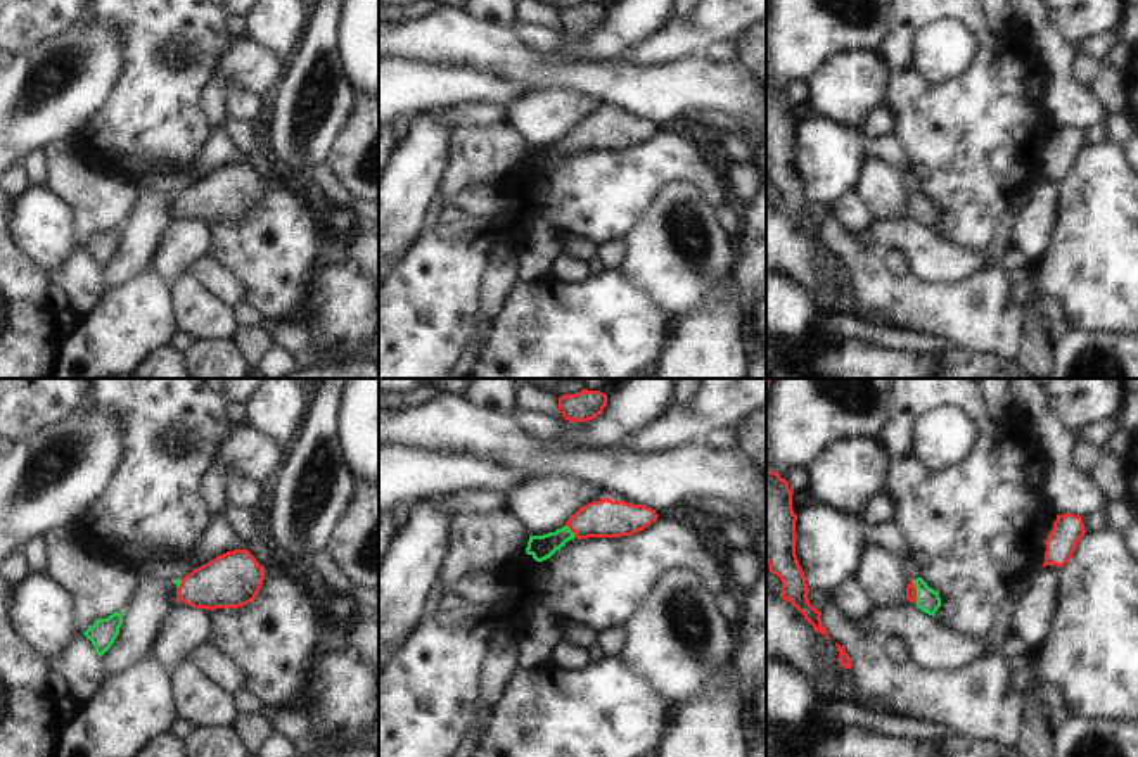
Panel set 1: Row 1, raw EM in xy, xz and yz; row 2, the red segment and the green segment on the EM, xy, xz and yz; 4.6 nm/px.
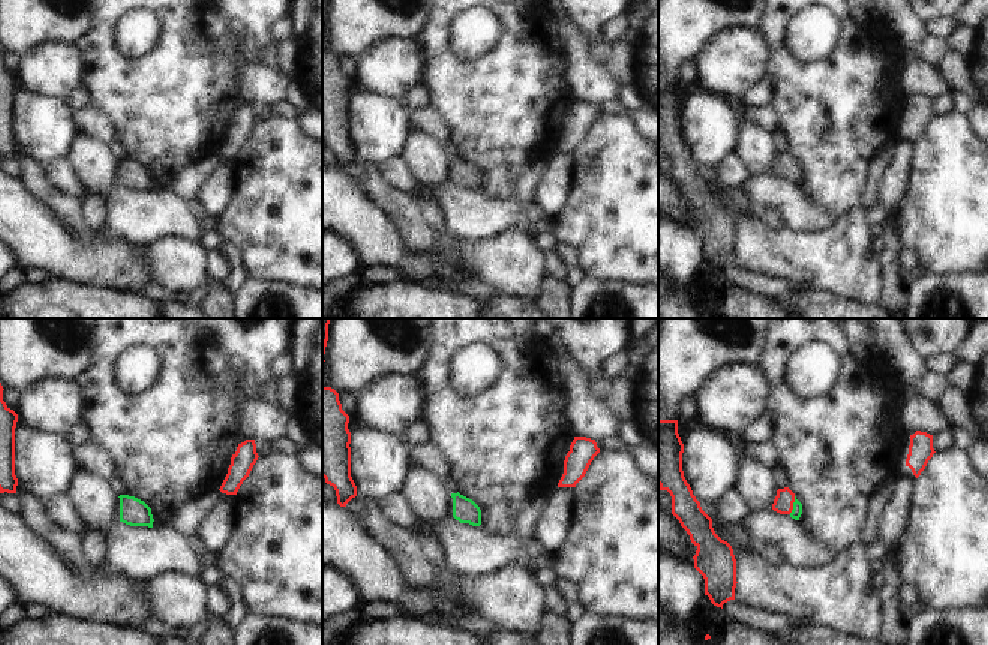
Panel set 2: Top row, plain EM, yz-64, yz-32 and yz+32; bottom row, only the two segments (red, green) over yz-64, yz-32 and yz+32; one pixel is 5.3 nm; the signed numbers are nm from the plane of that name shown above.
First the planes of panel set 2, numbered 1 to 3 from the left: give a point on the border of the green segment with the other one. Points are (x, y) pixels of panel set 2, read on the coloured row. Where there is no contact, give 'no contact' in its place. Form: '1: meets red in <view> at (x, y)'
1: no contact
2: no contact
3: meets red in yz+32 at (792, 506)

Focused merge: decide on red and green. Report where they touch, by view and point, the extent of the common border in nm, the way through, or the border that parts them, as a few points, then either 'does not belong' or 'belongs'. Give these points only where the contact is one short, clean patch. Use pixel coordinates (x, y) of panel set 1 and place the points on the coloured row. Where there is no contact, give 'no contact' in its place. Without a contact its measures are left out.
contact yz (915, 590); length 110 nm; way yz (910, 591), (915, 590), (927, 600); belongs

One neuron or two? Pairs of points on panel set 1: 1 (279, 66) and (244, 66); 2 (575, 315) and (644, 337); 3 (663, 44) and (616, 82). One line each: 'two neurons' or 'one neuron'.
1: one neuron
2: one neuron
3: two neurons

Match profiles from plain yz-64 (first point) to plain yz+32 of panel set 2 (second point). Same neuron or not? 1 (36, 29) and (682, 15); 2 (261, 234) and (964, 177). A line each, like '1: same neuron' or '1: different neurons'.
1: same neuron
2: same neuron

